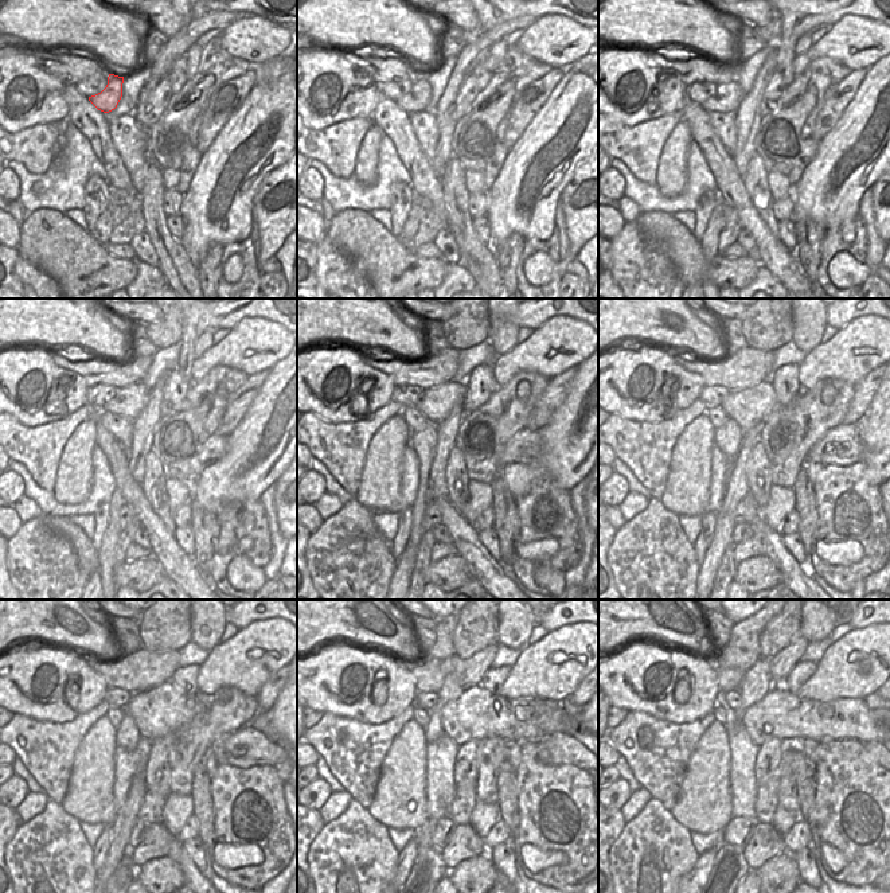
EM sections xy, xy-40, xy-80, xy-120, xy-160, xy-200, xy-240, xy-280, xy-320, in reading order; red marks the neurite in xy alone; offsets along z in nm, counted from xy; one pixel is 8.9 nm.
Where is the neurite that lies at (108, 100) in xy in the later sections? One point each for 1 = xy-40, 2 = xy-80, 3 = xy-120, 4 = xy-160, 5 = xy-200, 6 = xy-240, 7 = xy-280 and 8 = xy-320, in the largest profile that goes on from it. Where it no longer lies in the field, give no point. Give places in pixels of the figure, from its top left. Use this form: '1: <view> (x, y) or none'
1: xy-40 (417, 100)
2: xy-80 (727, 97)
3: xy-120 (129, 401)
4: xy-160 (436, 404)
5: xy-200 (752, 406)
6: xy-240 (152, 712)
7: xy-280 (461, 720)
8: xy-320 (762, 721)

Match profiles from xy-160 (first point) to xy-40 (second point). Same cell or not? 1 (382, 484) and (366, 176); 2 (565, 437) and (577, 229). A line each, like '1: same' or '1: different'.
1: same
2: different

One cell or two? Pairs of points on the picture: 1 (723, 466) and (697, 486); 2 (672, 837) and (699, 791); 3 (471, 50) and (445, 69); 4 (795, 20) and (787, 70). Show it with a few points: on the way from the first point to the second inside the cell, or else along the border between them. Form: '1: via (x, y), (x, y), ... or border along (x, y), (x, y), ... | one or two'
1: border along (714, 445), (710, 463), (709, 505), (706, 507) | two
2: border along (668, 811), (691, 831) | two
3: border along (457, 57), (447, 88), (442, 92) | two
4: via (791, 32), (787, 42), (787, 58) | one

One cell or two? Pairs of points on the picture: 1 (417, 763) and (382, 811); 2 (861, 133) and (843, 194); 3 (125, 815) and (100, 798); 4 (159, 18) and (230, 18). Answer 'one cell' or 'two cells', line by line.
1: one cell
2: one cell
3: two cells
4: two cells

